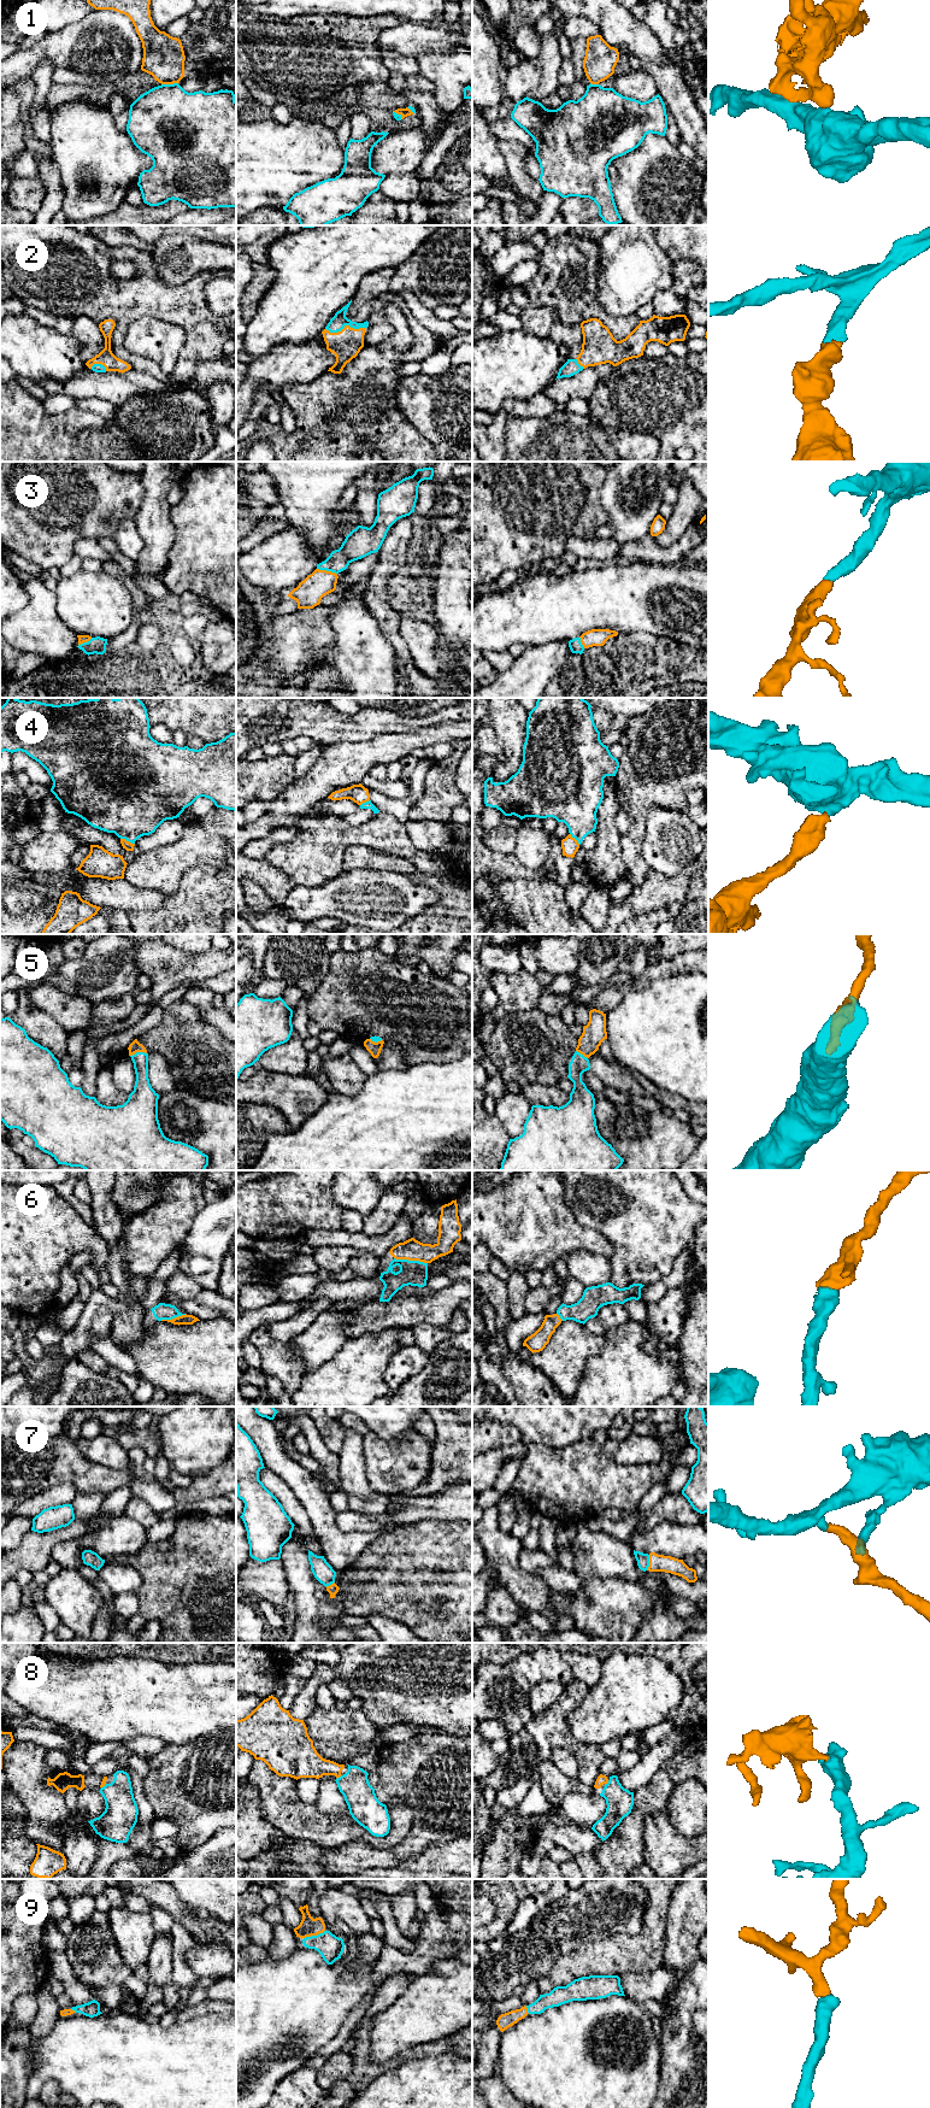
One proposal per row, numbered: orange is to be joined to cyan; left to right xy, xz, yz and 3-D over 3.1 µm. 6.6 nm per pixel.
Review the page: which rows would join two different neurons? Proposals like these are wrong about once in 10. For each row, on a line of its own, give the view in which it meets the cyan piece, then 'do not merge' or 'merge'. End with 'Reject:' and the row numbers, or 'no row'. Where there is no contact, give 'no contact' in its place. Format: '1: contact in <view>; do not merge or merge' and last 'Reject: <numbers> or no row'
1: contact in xy; do not merge
2: contact in xz; merge
3: contact in xz; merge
4: contact in xy; merge
5: contact in xy; merge
6: contact in xz; merge
7: contact in yz; merge
8: contact in yz; merge
9: contact in xz; merge
Reject: 1

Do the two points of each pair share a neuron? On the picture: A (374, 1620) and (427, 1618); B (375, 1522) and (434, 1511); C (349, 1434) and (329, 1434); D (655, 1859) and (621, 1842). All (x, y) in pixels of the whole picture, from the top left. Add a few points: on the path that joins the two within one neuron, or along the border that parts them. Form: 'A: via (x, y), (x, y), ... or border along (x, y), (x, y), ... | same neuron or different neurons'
A: border along (366, 1615), (380, 1613), (404, 1622), (411, 1630) | different neurons
B: via (389, 1520), (406, 1511), (419, 1511) | same neuron
C: border along (343, 1427), (343, 1443), (337, 1455) | different neurons
D: border along (643, 1824), (645, 1862) | different neurons

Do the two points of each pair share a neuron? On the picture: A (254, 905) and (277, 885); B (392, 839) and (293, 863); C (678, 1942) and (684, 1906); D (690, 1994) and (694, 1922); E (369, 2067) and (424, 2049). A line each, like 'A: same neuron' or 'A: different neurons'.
A: different neurons
B: same neuron
C: same neuron
D: different neurons
E: same neuron

